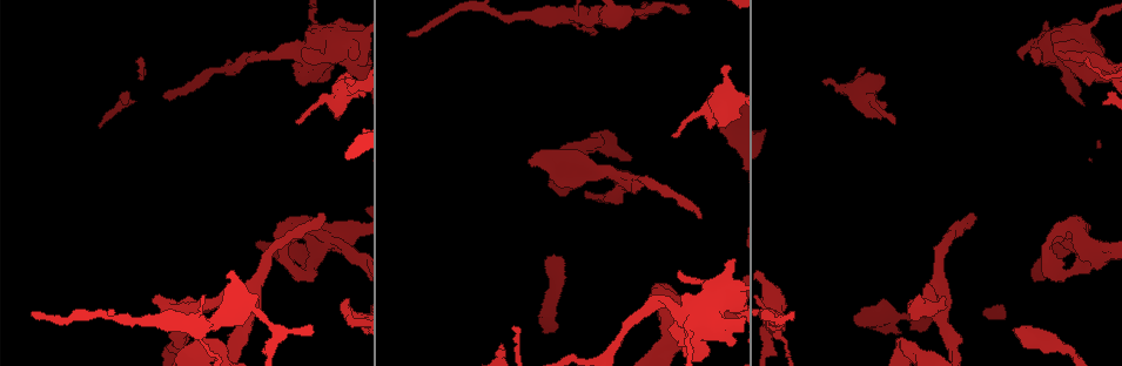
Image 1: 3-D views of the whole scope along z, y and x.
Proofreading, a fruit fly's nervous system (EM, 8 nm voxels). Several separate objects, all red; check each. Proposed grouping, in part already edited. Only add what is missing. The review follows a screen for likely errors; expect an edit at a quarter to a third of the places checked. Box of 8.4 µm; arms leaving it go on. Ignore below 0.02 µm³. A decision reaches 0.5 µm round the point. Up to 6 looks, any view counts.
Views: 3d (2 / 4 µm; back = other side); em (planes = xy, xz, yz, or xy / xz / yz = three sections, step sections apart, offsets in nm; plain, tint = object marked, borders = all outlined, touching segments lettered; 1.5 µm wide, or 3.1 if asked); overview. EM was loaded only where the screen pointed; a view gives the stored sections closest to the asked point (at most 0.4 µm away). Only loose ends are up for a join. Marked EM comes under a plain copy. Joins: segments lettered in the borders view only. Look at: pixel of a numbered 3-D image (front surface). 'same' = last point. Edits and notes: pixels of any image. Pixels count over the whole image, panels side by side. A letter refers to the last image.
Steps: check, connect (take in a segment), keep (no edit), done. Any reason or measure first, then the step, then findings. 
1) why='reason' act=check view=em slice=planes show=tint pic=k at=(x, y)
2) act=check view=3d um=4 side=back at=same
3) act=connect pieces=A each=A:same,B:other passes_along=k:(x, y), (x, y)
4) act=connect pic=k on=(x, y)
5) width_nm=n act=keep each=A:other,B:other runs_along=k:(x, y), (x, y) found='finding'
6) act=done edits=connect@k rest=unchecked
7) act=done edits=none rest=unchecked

why='an open end' act=check view=em slice=xz step=4 show=tint pic=1 at=(920, 294)

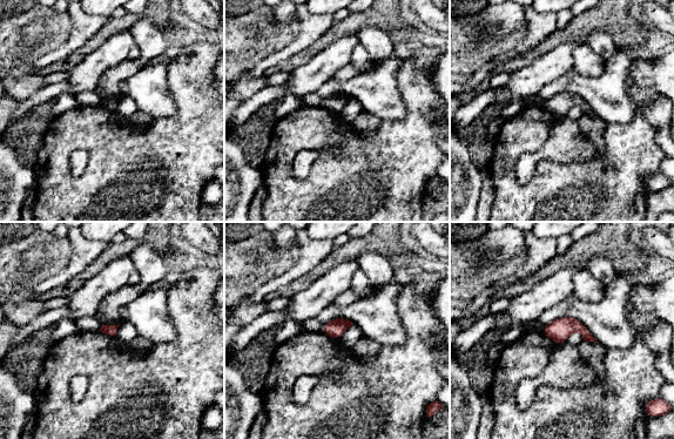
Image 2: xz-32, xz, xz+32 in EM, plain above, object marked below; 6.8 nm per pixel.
why='another direction' act=check view=em slice=planes show=borders at=same

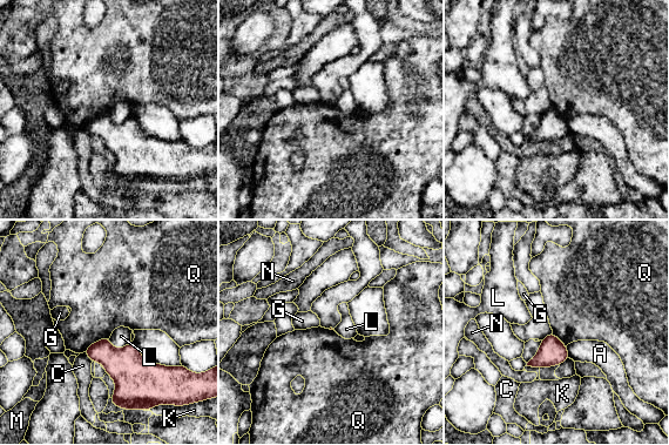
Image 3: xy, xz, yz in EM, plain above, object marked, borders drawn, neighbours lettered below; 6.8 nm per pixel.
act=keep each=A:other,C:other,G:other,K:other,L:other,M:other,N:other,Q:other found='none of them fits'

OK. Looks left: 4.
why='tapers out' act=check view=3d um=4 side=back pic=1 at=(323, 217)

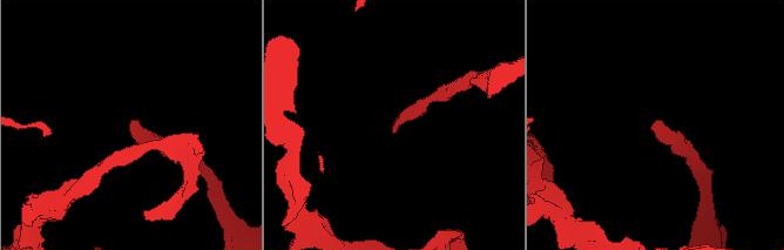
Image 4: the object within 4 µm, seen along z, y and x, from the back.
act=check view=em slice=planes show=borders pic=4 at=(395, 126)

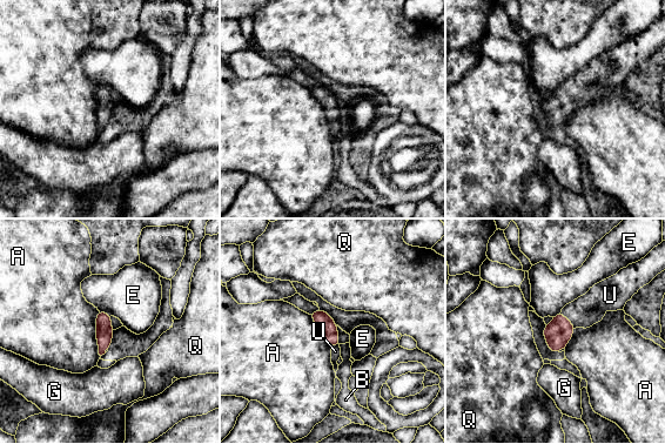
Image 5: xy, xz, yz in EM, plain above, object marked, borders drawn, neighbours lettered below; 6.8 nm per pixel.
act=connect pieces=U each=A:other,B:other,E:other,G:other,Q:other,U:same passes_along=5:(558, 332), (568, 320), (589, 309) found='the cell continues'

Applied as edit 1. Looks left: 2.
act=check view=overview

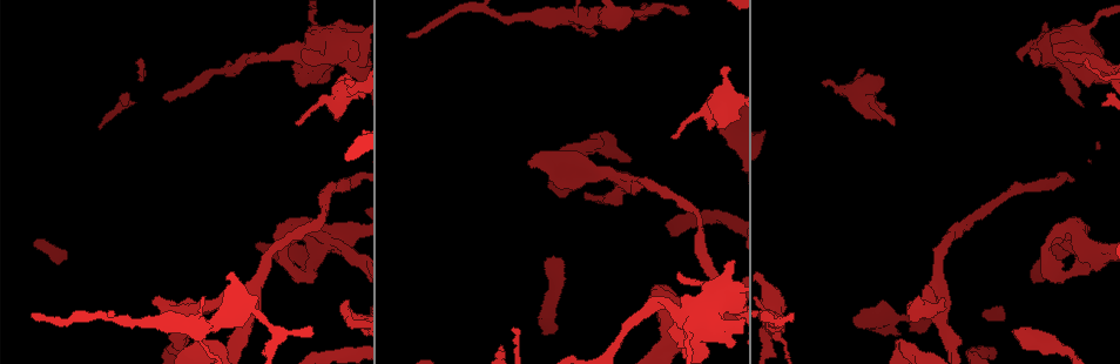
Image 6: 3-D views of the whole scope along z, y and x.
why='branch stops here' act=check view=em slice=yz step=8 show=borders pic=6 at=(680, 273)

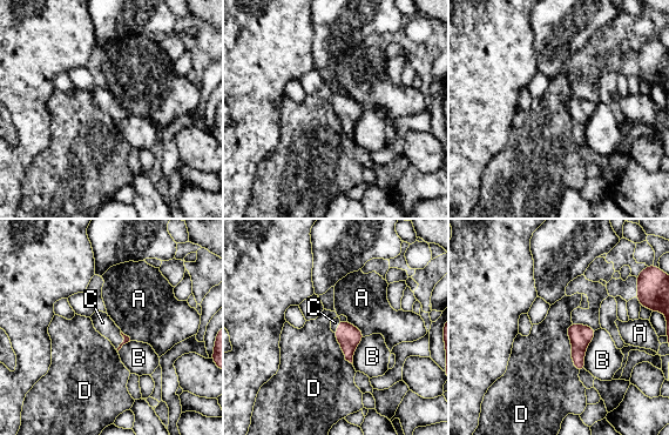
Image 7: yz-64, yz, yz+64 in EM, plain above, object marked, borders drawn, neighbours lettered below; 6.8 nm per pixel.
longest_contact=D:360nm act=connect pieces=C each=A:other,B:other,C:same,D:other passes_along=7:(127, 339), (123, 341), (102, 322) found='it goes on there'

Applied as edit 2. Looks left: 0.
act=done edits=connect@5,connect@7 rest=unchecked

